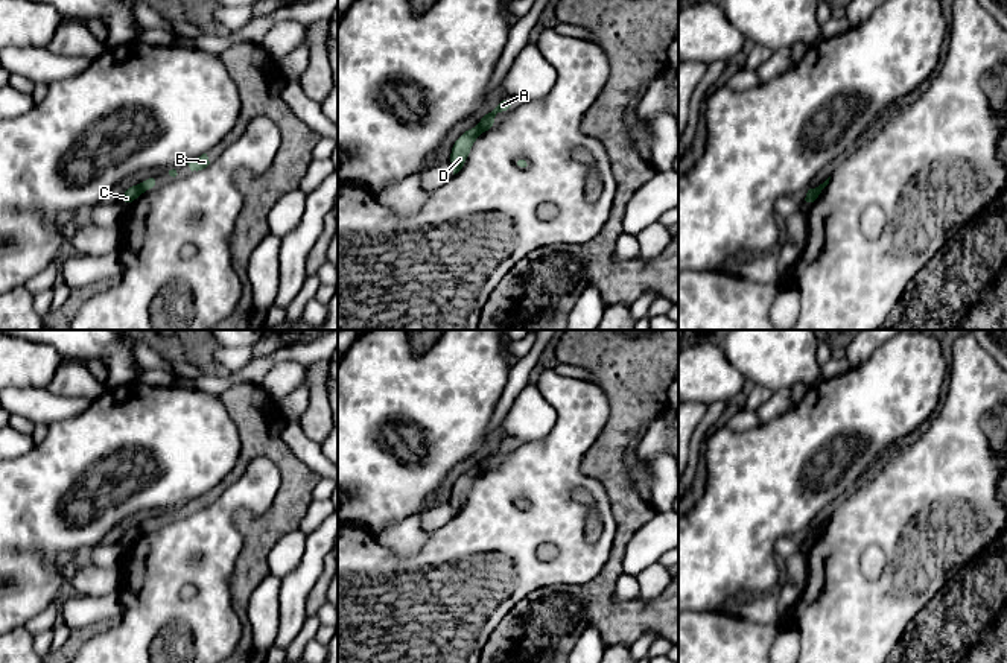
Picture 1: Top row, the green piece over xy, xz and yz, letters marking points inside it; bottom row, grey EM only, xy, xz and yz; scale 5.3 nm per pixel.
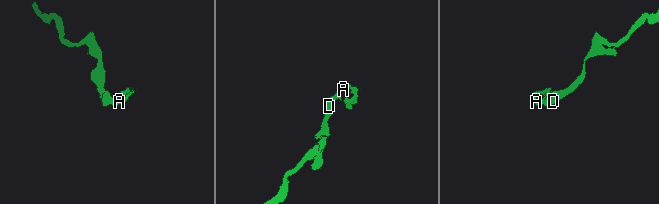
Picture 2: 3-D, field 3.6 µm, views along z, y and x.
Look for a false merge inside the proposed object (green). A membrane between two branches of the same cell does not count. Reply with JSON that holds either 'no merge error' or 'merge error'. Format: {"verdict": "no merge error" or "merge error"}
{"verdict": "merge error"}

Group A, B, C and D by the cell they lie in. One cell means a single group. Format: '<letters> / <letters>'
A B / C D

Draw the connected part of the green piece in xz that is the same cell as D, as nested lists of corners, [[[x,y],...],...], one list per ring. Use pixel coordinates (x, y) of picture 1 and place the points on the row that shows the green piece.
[[[473,126],[473,128],[467,129],[465,132],[462,132],[455,140],[450,157],[449,157],[449,163],[453,169],[453,175],[458,173],[464,167],[467,157],[472,151],[472,146],[476,141],[476,138],[479,137],[479,134],[481,134],[481,128]]]

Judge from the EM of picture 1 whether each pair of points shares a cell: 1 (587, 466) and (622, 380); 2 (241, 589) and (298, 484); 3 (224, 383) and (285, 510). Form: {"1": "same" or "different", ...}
{"1": "same", "2": "same", "3": "different"}

